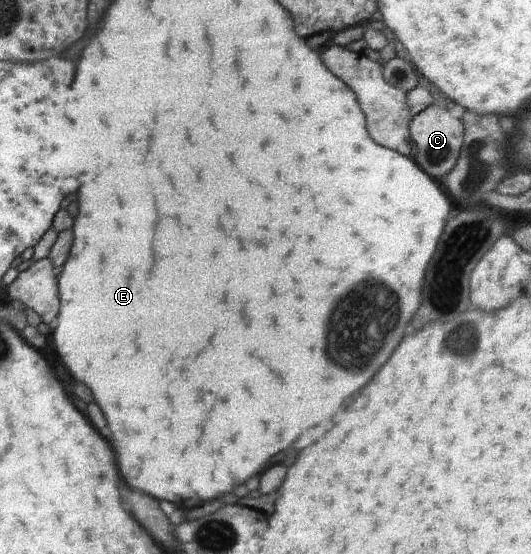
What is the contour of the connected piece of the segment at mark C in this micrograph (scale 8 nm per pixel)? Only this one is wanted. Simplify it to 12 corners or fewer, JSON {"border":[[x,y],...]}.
{"border":[[431,104],[409,124],[413,160],[437,182],[455,167],[464,125]]}

